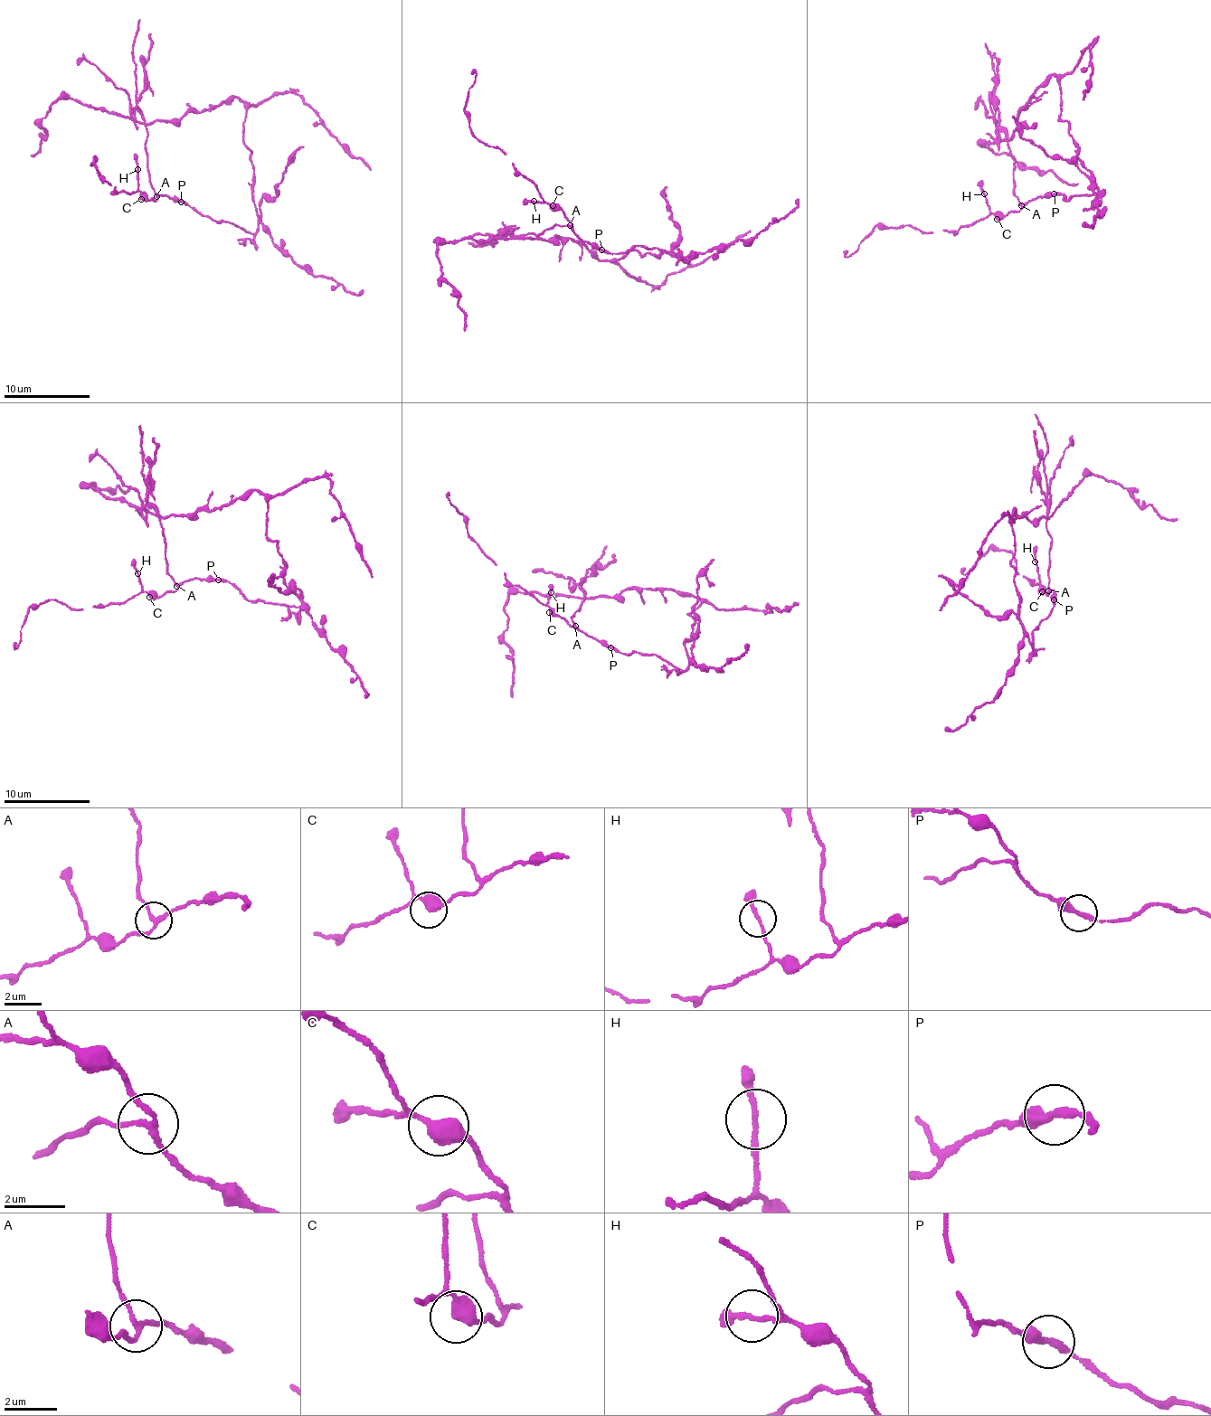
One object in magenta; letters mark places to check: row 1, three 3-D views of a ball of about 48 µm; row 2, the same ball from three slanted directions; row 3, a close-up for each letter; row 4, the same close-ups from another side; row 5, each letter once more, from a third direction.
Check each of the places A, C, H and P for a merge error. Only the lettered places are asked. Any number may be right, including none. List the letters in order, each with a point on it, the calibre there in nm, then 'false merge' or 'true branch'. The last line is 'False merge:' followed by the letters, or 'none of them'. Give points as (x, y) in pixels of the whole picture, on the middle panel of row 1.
A: (570, 225) | 160 nm | false merge
C: (553, 205) | 480 nm | true branch
H: (534, 201) | 160 nm | true branch
P: (601, 250) | 280 nm | false merge
False merge: A, P

